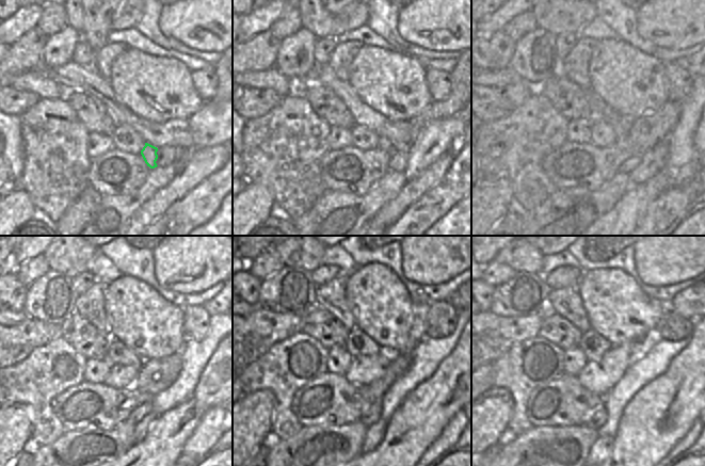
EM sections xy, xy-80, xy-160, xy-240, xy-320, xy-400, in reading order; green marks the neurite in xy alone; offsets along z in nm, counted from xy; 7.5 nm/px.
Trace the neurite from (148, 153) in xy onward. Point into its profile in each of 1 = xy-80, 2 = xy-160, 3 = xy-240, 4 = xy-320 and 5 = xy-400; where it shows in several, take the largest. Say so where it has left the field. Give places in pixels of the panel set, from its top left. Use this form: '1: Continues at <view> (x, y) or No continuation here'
1: Continues at xy-80 (385, 144)
2: Continues at xy-160 (621, 124)
3: Continues at xy-240 (118, 353)
4: Continues at xy-320 (357, 343)
5: Continues at xy-400 (593, 346).

